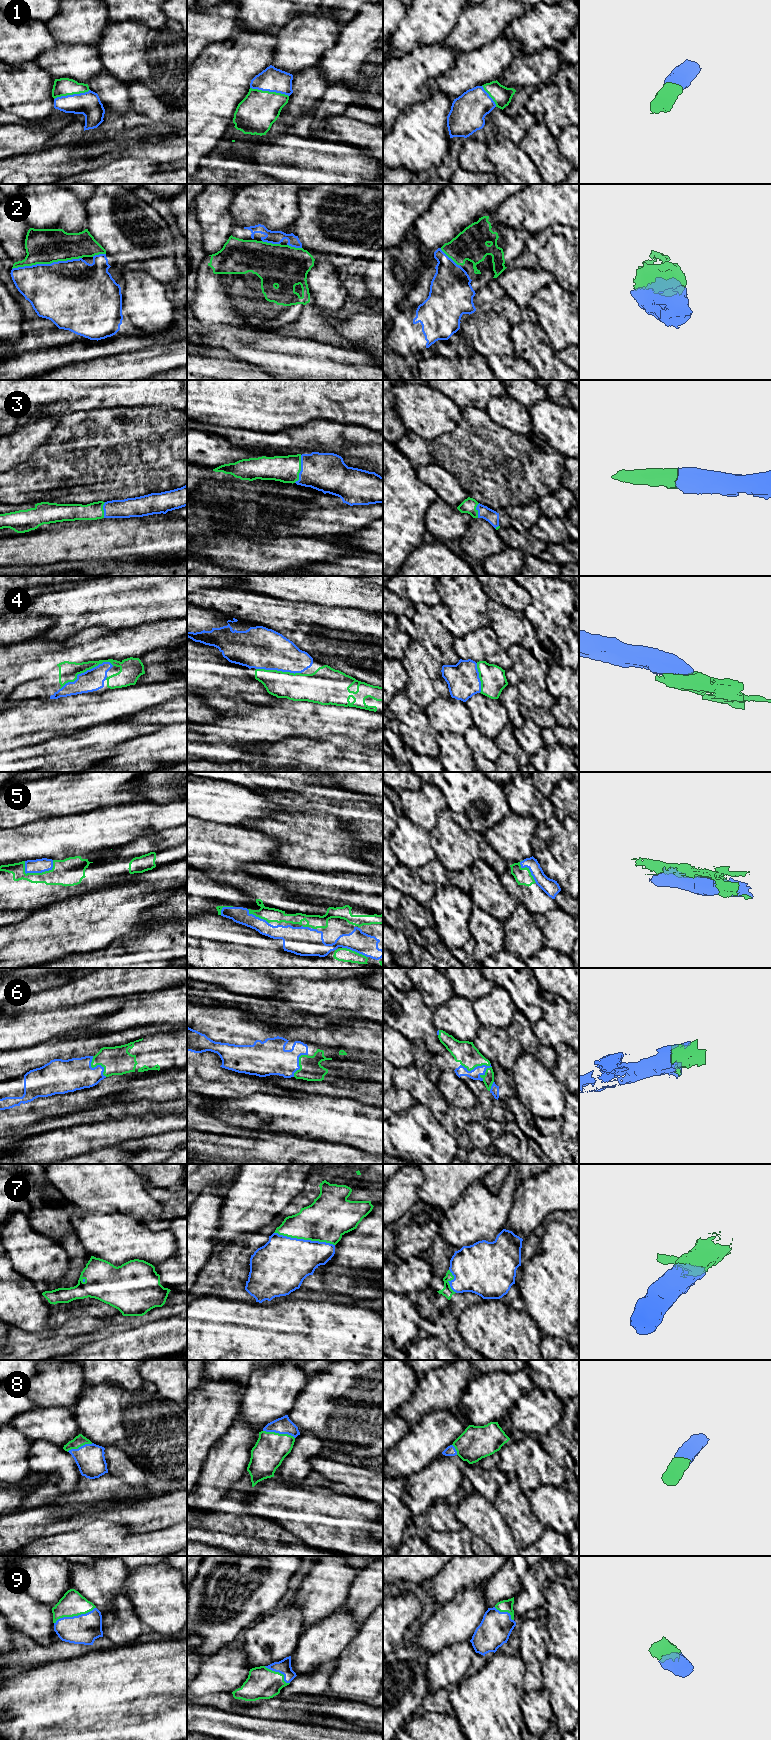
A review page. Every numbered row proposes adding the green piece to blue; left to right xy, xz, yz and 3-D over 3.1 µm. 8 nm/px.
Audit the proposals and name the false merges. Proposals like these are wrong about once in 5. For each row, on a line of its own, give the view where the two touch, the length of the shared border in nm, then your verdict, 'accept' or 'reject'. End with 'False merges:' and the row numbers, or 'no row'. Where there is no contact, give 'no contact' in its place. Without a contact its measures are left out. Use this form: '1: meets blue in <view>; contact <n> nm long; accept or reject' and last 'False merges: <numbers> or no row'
1: meets blue in xz; contact 320 nm long; accept
2: meets blue in xy; contact 550 nm long; accept
3: meets blue in xz; contact 240 nm long; accept
4: meets blue in xy; contact 480 nm long; accept
5: meets blue in xy; contact 260 nm long; accept
6: meets blue in yz; contact 240 nm long; accept
7: meets blue in xz; contact 500 nm long; accept
8: meets blue in xz; contact 260 nm long; accept
9: meets blue in xy; contact 360 nm long; accept
False merges: no row

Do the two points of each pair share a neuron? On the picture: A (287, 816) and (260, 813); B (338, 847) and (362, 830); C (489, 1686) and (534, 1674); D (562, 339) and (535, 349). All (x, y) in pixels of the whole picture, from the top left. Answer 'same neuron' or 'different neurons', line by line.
A: different neurons
B: different neurons
C: different neurons
D: different neurons

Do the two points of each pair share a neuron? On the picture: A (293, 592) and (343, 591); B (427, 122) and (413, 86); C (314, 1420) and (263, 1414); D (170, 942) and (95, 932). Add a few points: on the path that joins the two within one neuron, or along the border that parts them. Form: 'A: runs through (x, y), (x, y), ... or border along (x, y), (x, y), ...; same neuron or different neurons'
A: runs through (305, 591), (331, 591); same neuron
B: border along (426, 96), (422, 101), (407, 106), (399, 114); different neurons
C: border along (299, 1394), (293, 1407), (287, 1414); different neurons
D: border along (156, 926), (137, 937), (114, 944); different neurons

